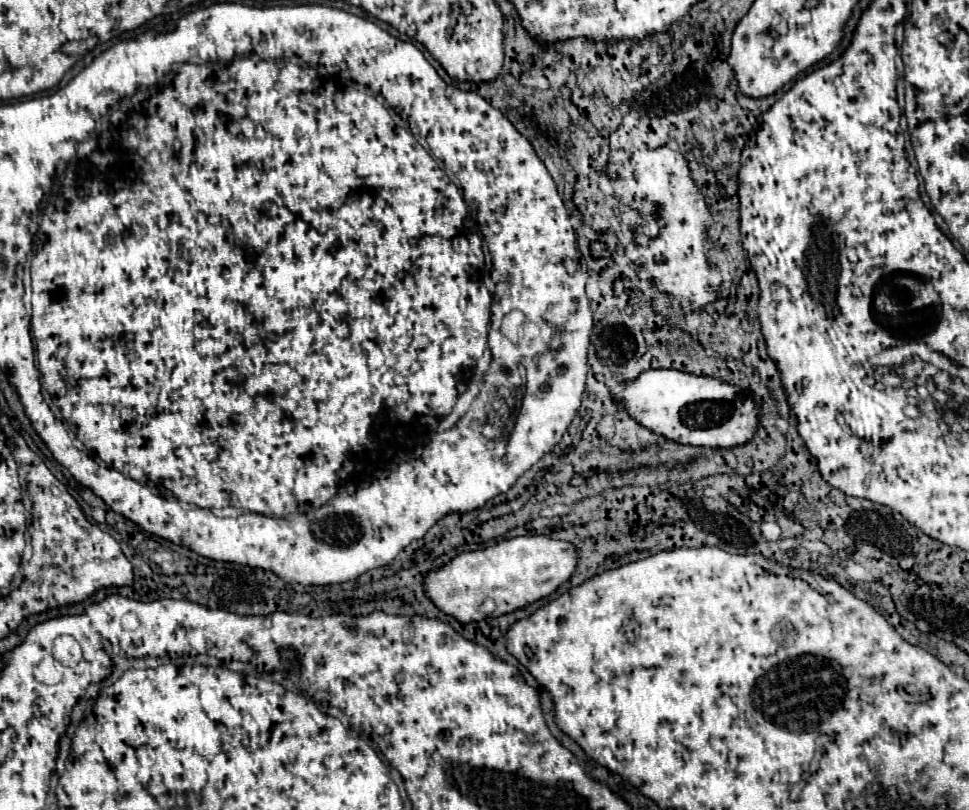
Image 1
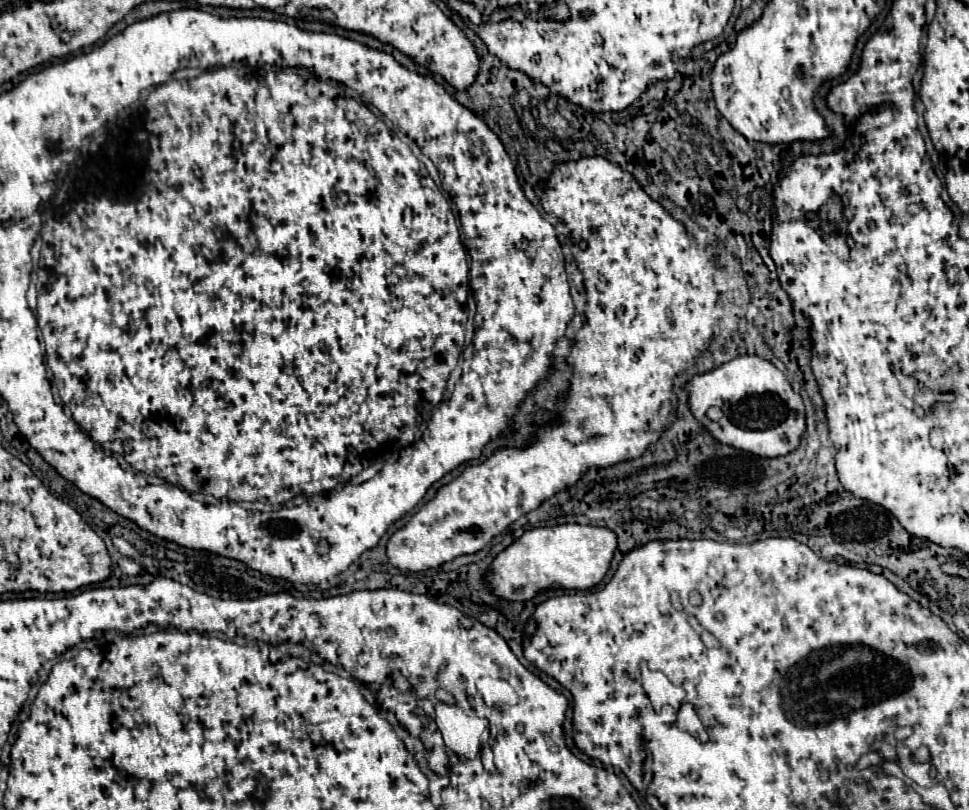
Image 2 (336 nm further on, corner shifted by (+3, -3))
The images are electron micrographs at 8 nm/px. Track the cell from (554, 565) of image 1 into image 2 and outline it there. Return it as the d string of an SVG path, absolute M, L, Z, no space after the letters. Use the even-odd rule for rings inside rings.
M565 523L557 527L531 529L531 531L525 531L517 541L513 541L507 549L503 549L493 559L485 579L489 581L489 589L493 589L493 593L497 593L497 597L501 597L503 601L529 601L539 591L551 585L557 585L561 589L591 589L605 577L615 549L617 549L617 537L613 531L605 527Z

